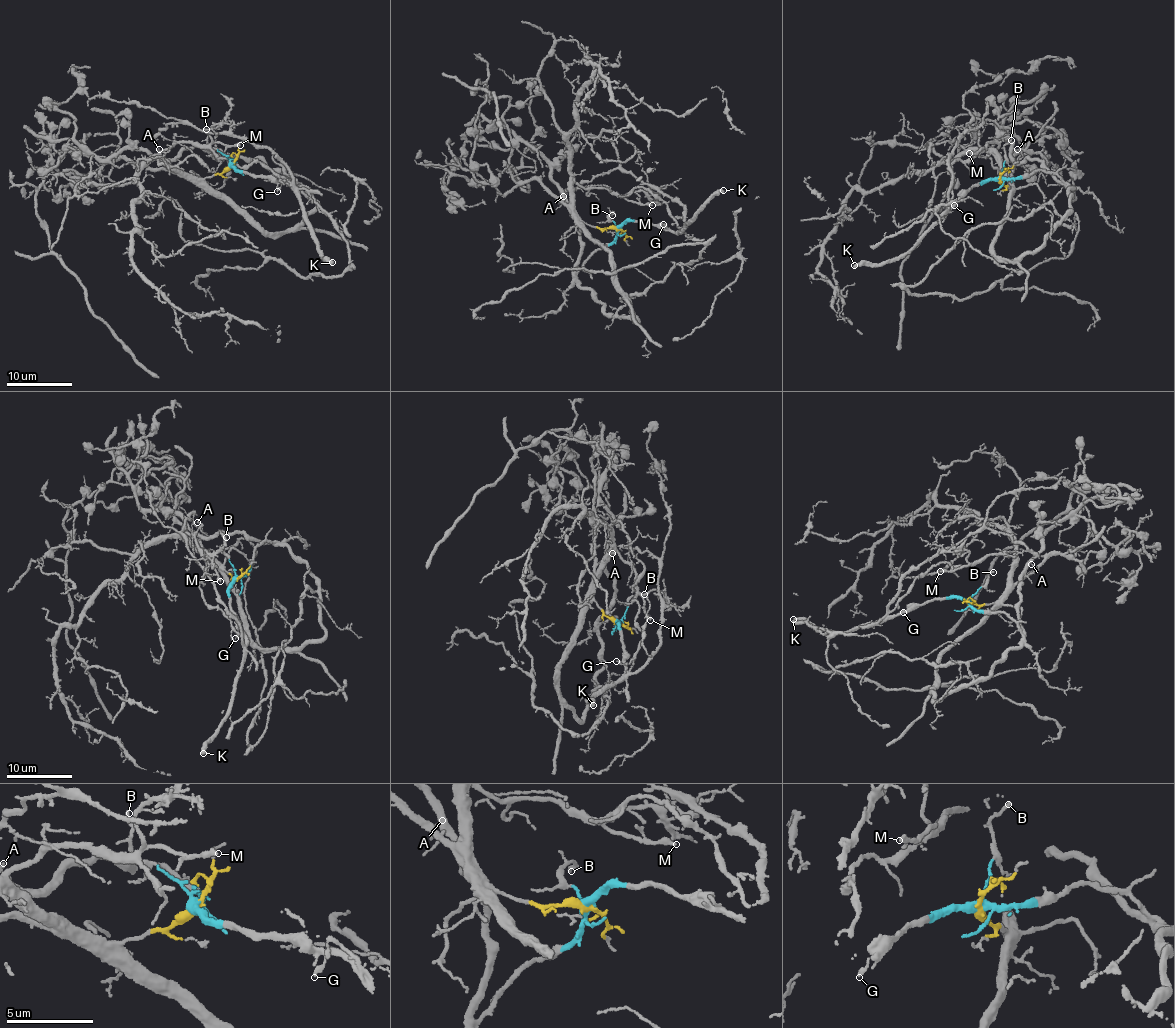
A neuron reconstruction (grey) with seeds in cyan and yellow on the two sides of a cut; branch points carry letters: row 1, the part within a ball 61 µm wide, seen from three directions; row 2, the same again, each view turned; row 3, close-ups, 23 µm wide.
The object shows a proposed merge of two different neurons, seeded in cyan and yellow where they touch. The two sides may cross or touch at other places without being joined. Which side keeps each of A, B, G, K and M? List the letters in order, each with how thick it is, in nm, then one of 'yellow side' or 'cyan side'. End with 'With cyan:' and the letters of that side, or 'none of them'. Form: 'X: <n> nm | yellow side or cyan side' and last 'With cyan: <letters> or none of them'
A: 130 nm | yellow side
B: 180 nm | cyan side
G: 180 nm | cyan side
K: 400 nm | cyan side
M: 280 nm | yellow side
With cyan: B, G, K

